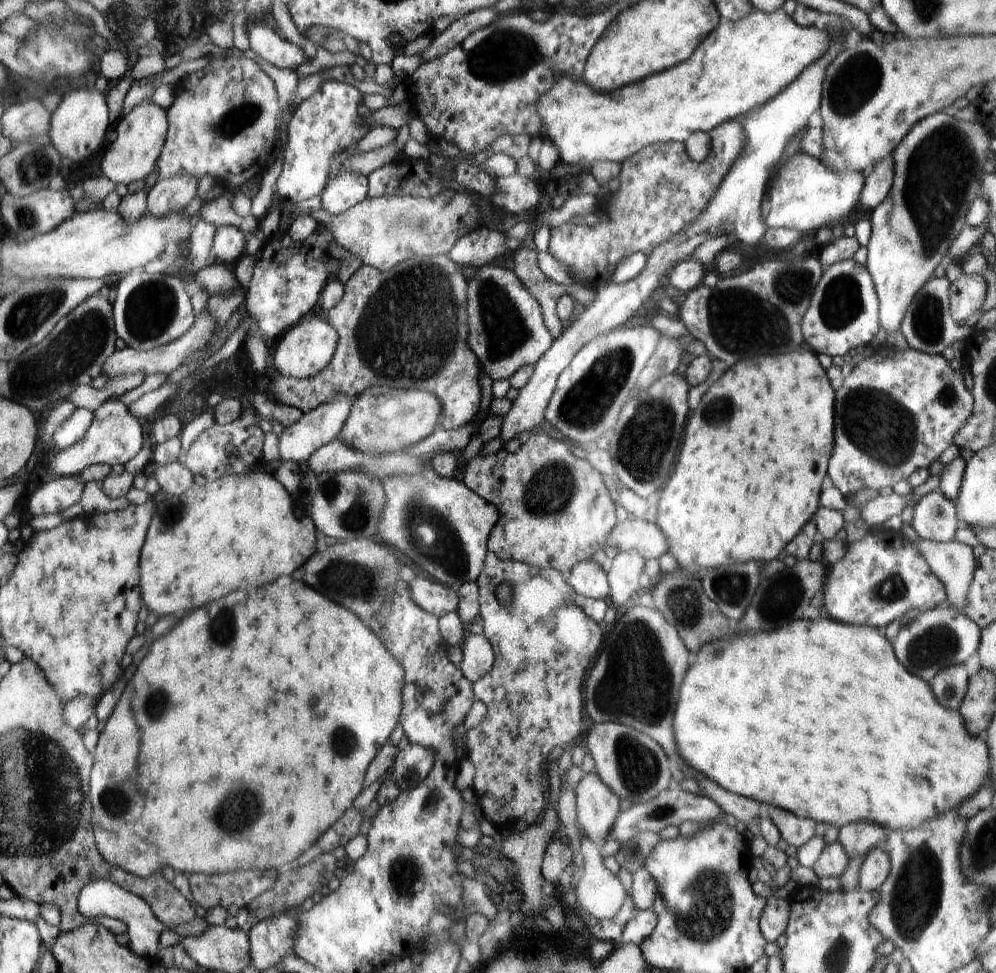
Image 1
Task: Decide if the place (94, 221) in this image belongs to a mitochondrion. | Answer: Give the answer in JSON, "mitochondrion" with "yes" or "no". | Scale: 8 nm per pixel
{"mitochondrion":"no"}

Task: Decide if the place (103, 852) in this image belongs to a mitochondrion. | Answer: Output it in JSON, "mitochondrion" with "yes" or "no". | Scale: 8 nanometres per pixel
{"mitochondrion":"no"}

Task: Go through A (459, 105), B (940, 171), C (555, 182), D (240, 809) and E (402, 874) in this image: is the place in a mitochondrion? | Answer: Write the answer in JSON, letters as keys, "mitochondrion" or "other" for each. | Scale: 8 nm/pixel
{"A":"other","B":"mitochondrion","C":"other","D":"mitochondrion","E":"mitochondrion"}

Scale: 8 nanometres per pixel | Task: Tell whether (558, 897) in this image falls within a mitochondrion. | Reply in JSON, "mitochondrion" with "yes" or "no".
{"mitochondrion":"no"}

